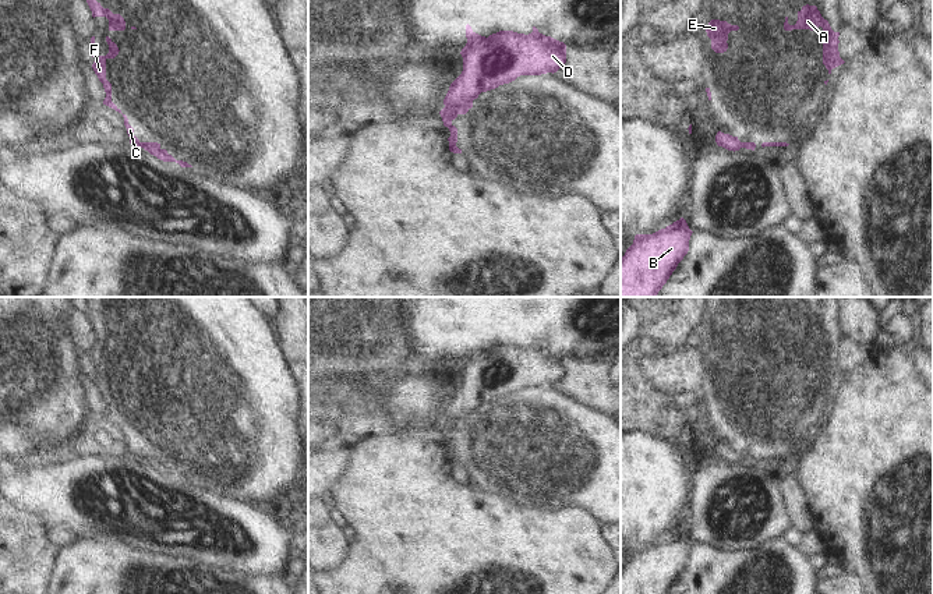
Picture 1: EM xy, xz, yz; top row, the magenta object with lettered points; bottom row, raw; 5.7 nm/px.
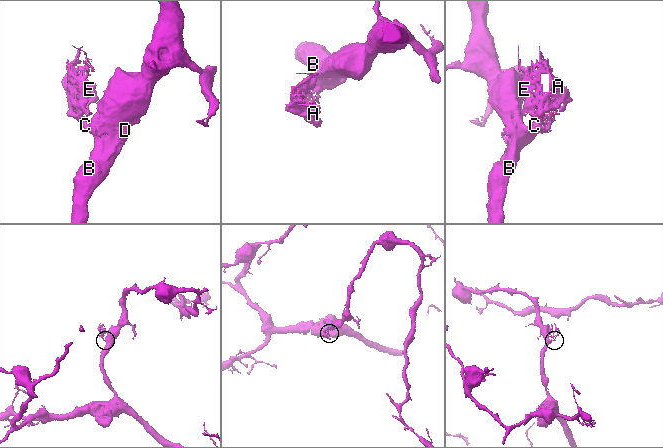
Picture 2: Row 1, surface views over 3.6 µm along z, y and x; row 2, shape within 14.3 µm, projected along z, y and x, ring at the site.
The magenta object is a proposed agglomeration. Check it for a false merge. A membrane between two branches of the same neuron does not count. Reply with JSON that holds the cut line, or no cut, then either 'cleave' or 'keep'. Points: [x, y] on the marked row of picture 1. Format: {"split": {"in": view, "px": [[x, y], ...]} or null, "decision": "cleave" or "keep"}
{"split": {"in": "xz", "px": [[472, 101], [463, 105], [445, 106]]}, "decision": "cleave"}

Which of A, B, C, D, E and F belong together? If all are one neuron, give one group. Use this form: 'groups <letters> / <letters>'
groups A C E F / B D

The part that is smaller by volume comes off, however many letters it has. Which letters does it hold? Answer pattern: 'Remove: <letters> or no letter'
Remove: A, C, E, F

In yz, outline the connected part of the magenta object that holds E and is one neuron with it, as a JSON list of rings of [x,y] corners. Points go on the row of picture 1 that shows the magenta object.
[[[711,20],[704,29],[707,36],[711,39],[711,49],[715,53],[724,53],[728,49],[728,33],[731,31],[738,31],[739,26],[731,25],[727,21]]]

